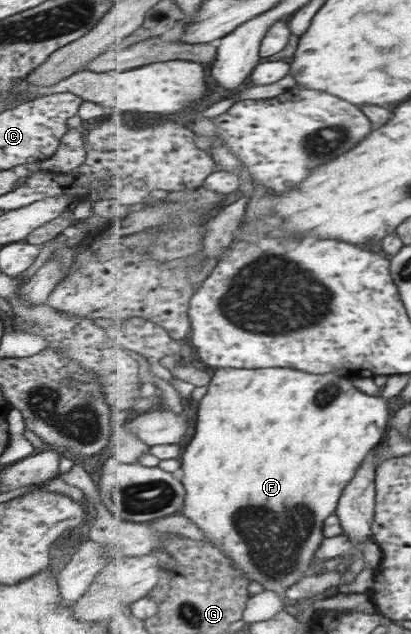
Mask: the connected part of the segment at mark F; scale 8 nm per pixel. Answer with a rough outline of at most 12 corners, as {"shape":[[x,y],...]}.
{"shape":[[217,368],[180,513],[264,590],[308,575],[384,443],[338,373]]}

